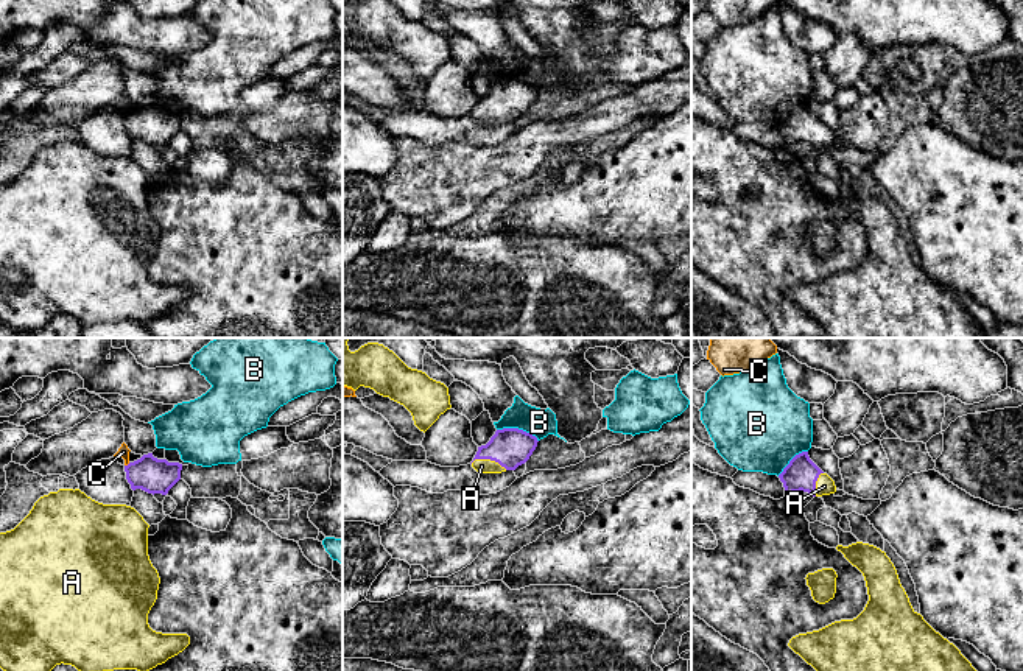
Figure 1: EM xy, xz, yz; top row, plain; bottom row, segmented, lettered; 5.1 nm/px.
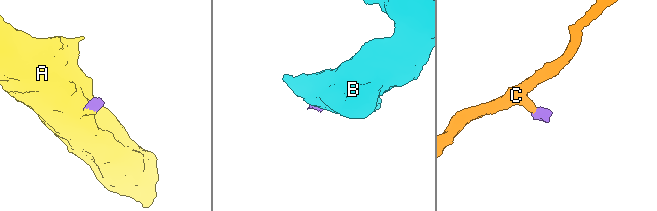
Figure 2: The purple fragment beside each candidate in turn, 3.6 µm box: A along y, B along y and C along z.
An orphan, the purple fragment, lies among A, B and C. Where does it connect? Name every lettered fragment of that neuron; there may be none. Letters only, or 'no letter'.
A

